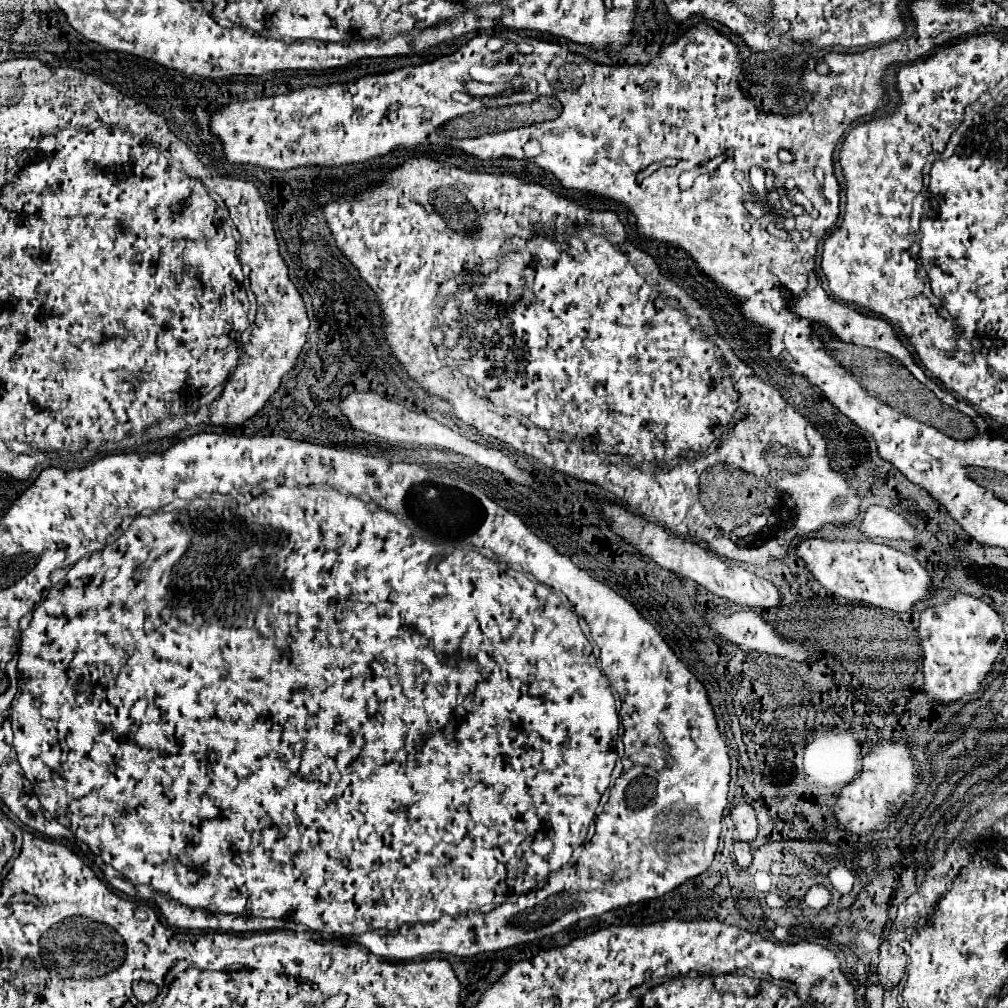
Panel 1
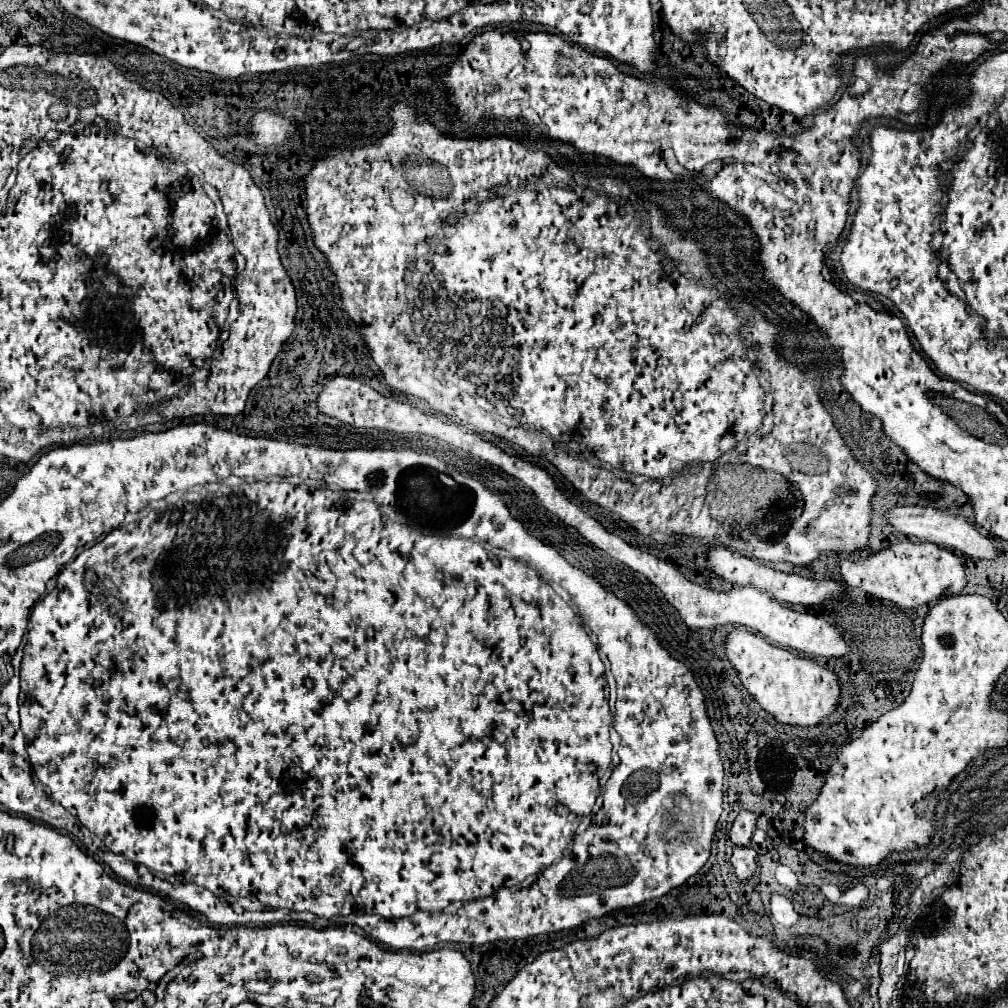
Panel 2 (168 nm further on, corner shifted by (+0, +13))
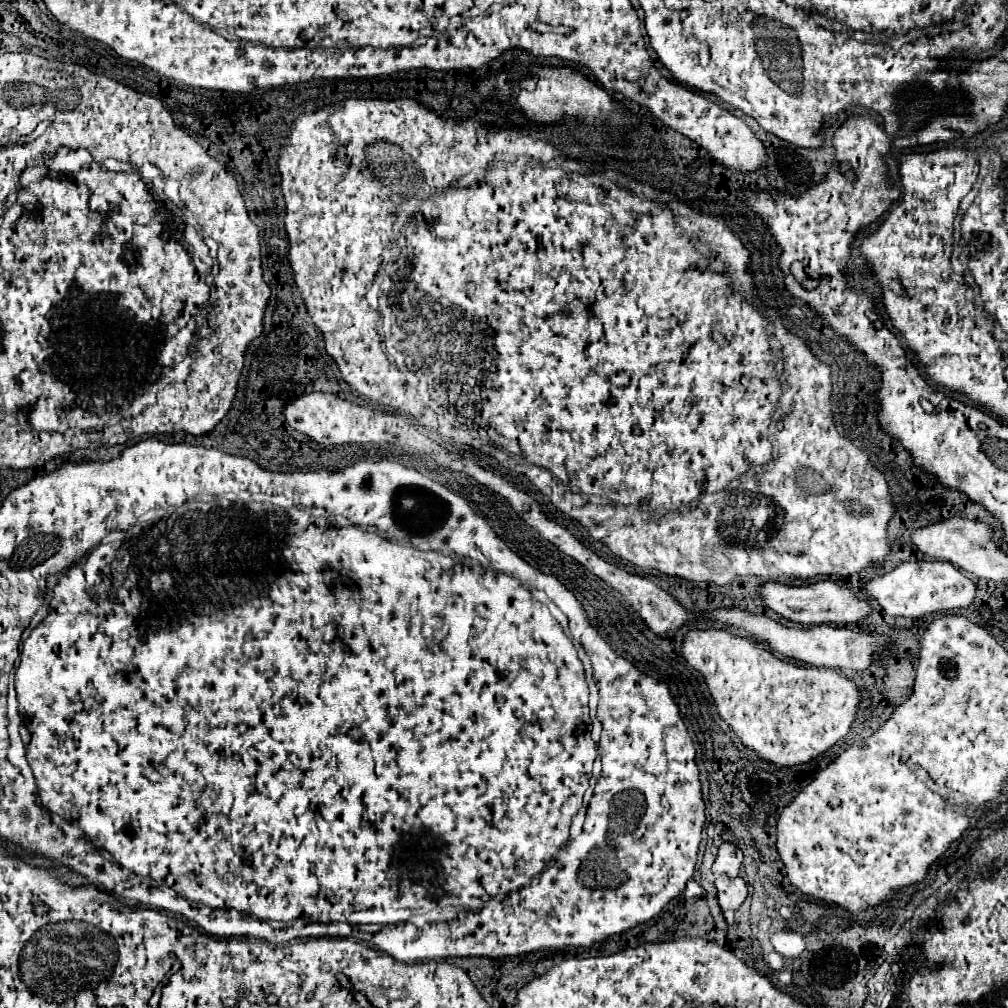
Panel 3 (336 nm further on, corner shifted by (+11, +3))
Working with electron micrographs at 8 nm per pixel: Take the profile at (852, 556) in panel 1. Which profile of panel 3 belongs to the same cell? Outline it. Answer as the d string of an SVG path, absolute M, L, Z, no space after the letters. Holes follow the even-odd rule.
M934 560L934 562L902 562L894 570L874 576L864 584L864 592L868 598L876 600L880 608L888 616L906 616L906 618L920 618L924 614L936 614L944 610L966 608L974 600L976 584L966 578L960 570L956 570L950 562Z

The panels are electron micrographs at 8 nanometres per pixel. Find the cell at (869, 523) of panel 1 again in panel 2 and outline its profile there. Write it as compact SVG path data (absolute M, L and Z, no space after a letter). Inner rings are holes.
M897 506L893 510L889 510L887 520L905 536L911 538L923 538L923 542L933 542L937 546L945 546L957 554L965 554L971 558L981 558L981 560L993 560L997 558L1001 552L995 546L995 542L983 534L979 534L979 530L967 522L965 516L953 516L947 514L943 510L931 508L931 506Z

